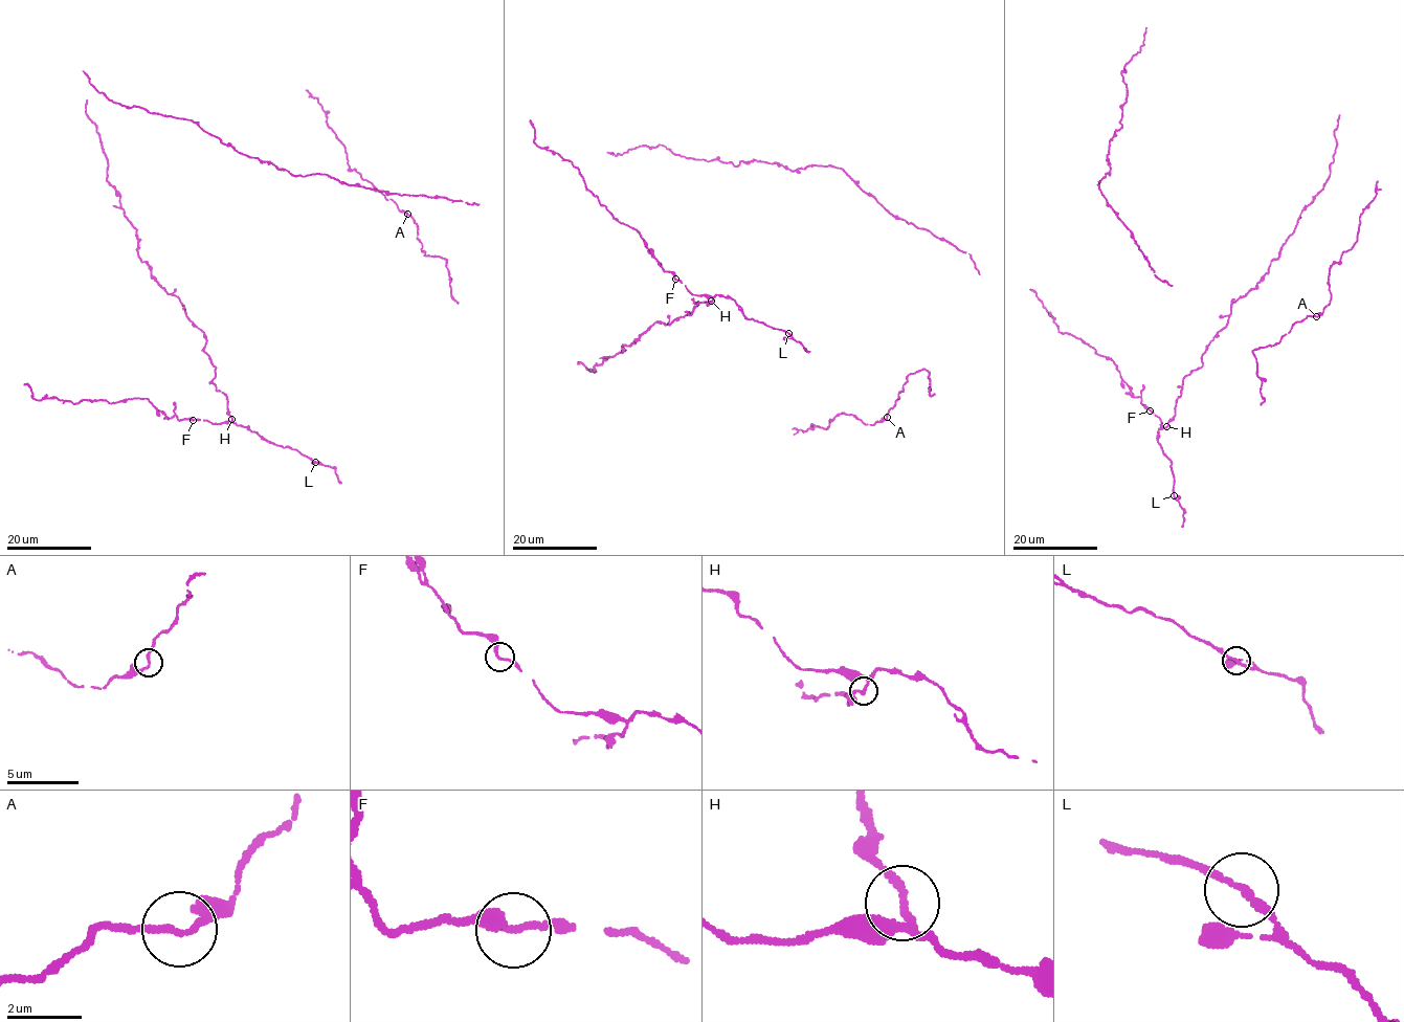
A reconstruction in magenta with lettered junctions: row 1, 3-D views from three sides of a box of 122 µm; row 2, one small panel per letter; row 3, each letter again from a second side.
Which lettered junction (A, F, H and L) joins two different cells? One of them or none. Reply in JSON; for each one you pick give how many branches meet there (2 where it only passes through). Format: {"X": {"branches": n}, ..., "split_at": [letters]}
{"split_at": []}

